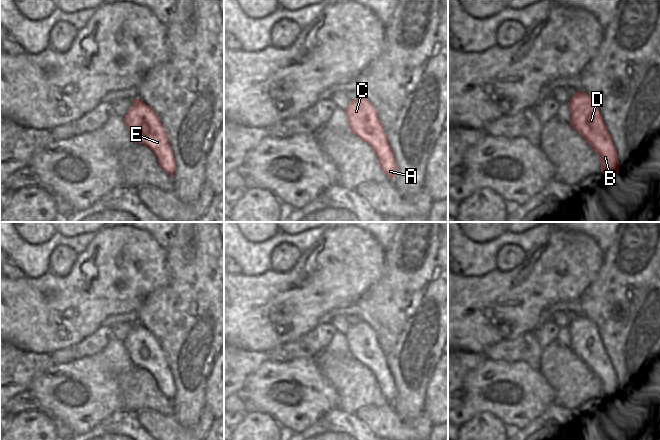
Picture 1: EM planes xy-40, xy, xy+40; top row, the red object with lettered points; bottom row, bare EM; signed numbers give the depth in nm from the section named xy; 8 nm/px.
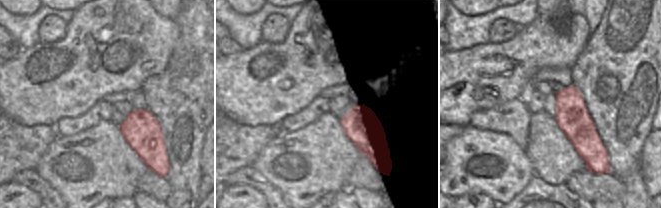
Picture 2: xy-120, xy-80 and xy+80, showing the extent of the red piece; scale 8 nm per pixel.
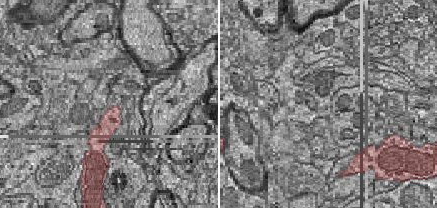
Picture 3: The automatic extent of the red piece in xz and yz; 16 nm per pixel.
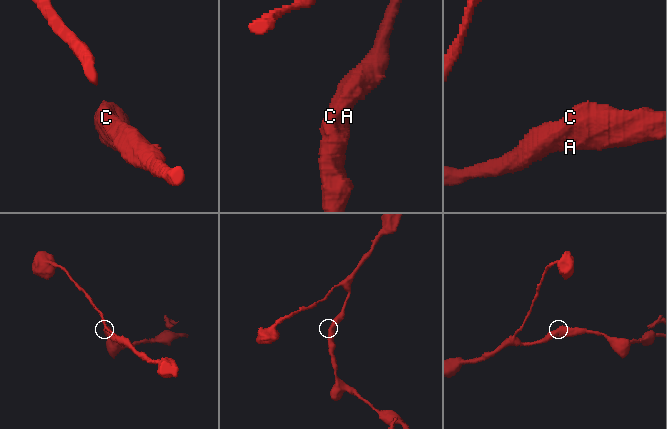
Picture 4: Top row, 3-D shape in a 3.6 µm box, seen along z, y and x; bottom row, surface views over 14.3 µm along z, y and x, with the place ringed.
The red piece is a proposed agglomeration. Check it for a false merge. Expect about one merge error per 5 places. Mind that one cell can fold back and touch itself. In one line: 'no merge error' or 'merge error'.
no merge error

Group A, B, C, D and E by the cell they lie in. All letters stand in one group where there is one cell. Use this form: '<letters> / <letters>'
A B C D E

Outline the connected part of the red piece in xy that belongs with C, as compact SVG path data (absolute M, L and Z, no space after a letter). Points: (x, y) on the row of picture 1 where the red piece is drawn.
M359 95L349 103L345 112L350 131L375 152L385 175L393 179L397 172L397 164L371 102Z

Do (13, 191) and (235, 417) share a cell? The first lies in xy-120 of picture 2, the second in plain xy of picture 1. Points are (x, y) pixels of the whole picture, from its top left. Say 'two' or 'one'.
two

